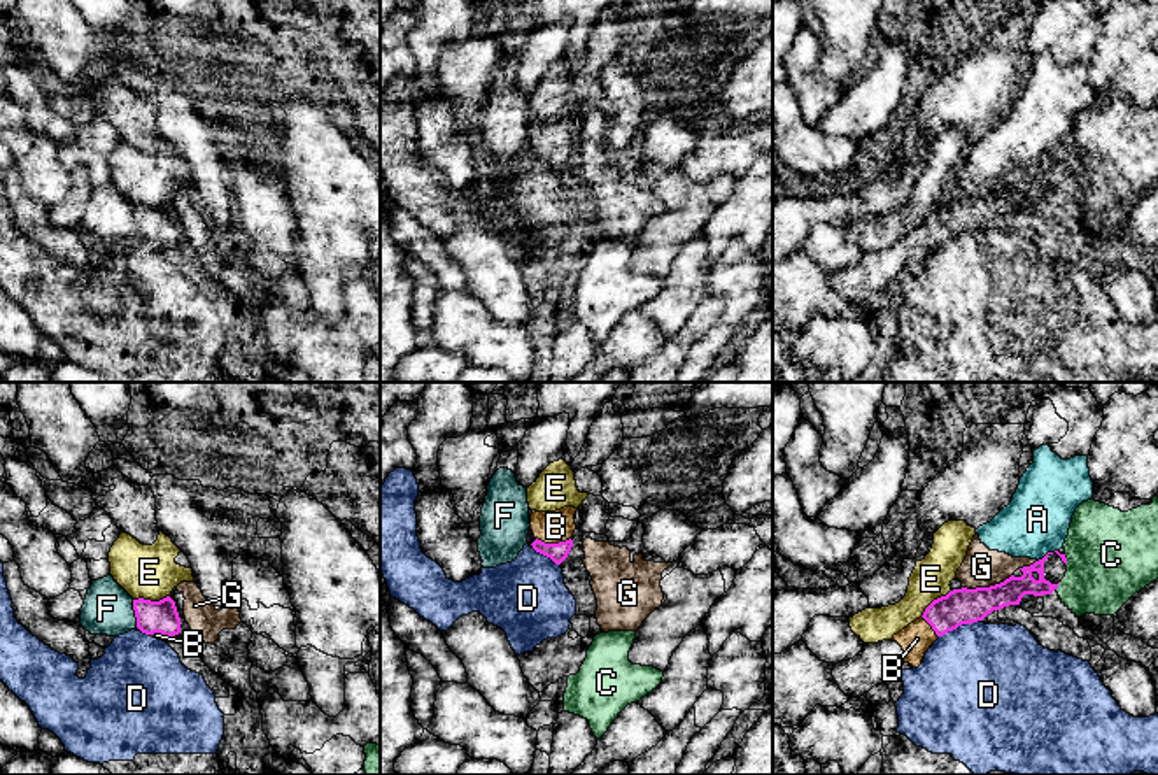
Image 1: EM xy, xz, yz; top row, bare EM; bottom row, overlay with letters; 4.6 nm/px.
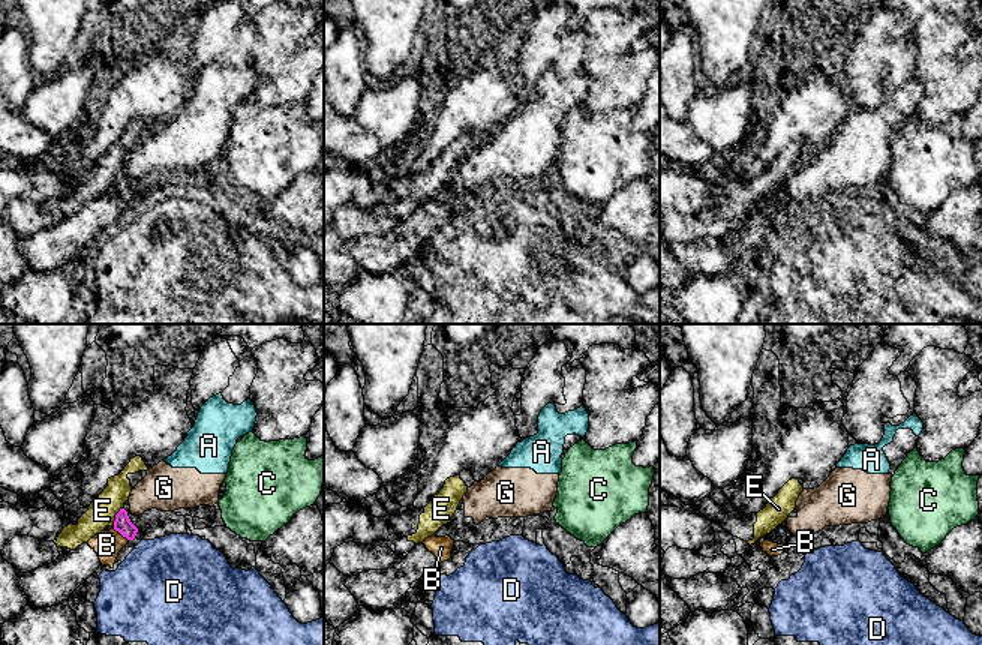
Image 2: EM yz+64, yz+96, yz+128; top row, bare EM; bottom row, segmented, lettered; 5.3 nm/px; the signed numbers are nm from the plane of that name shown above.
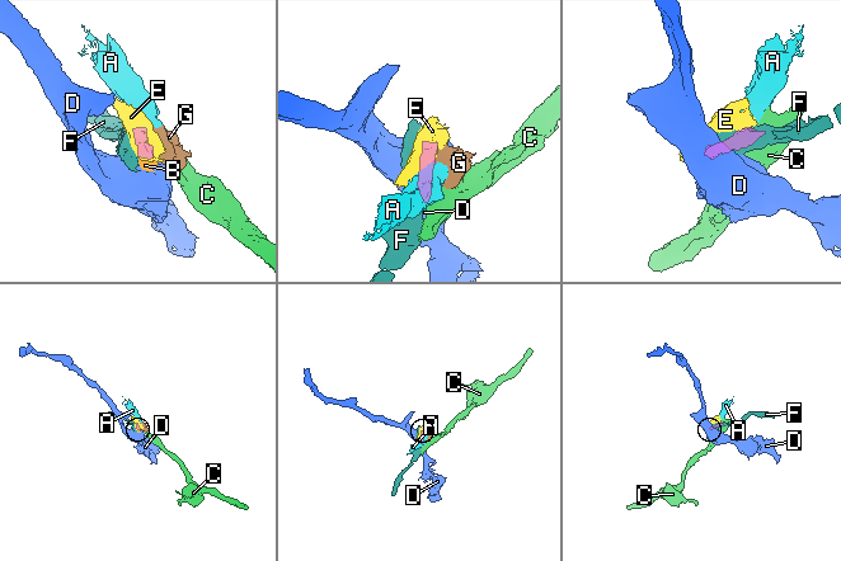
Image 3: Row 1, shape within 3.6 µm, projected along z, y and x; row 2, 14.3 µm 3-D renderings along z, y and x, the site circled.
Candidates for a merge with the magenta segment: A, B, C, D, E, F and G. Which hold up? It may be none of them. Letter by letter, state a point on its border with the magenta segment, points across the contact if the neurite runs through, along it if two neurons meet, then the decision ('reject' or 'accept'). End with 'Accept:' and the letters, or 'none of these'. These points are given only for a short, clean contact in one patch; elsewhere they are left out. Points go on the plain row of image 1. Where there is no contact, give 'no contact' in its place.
A: meets magenta in yz at (1046, 162); border along yz (1057, 156), (1037, 169); reject
B: meets magenta in xz at (554, 151); runs through xz (557, 160), (554, 151), (556, 134); accept
C: meets magenta in yz at (1057, 193); border along yz (1060, 190), (1055, 195); reject
D: meets magenta in yz at (959, 232); border along yz (980, 227), (959, 232), (939, 244); reject
E: meets magenta in xy at (149, 207); reject
F: meets magenta in xy at (135, 221); reject
G: meets magenta in yz at (987, 195); border along yz (1011, 181), (988, 193), (962, 195); reject
Accept: B

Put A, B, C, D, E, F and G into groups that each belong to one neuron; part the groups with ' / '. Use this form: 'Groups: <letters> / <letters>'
Groups: A G / B / C / D / E / F

